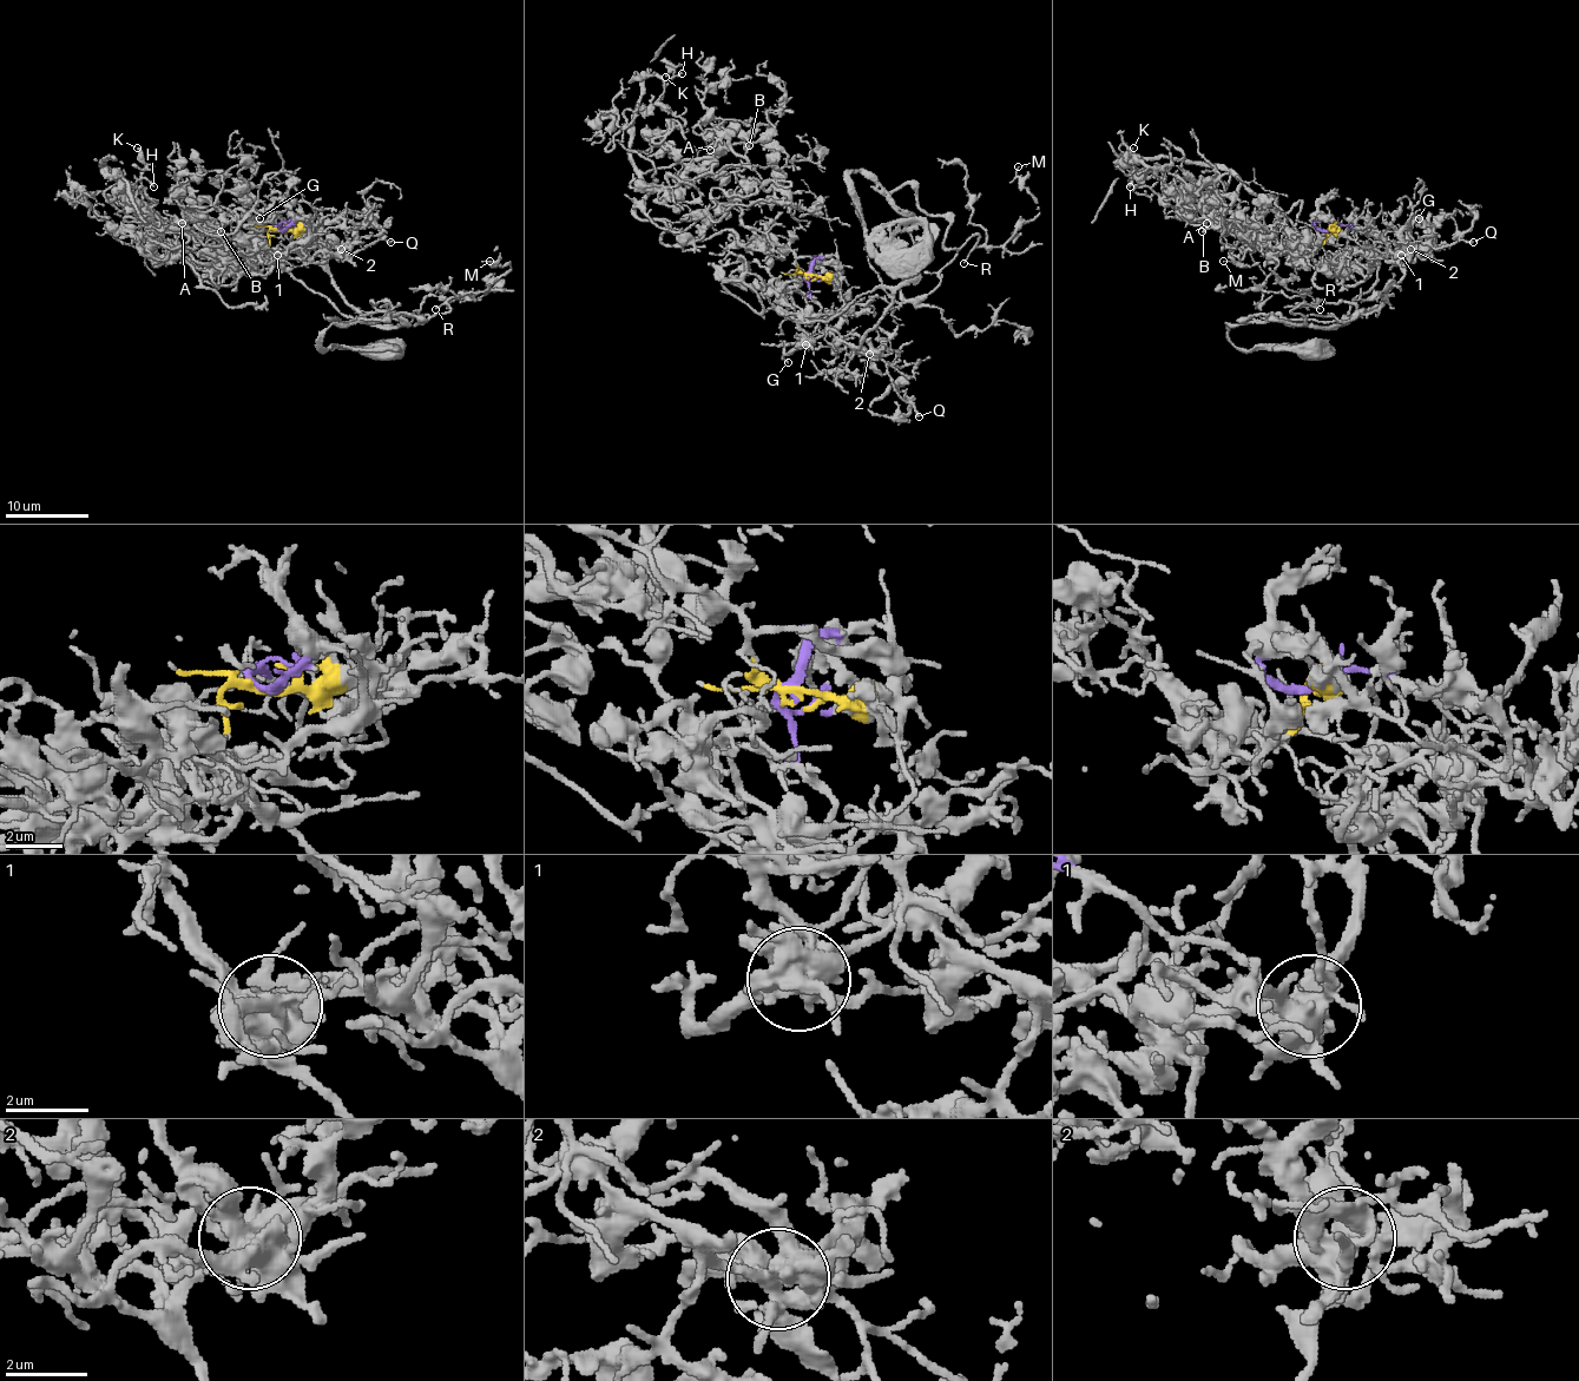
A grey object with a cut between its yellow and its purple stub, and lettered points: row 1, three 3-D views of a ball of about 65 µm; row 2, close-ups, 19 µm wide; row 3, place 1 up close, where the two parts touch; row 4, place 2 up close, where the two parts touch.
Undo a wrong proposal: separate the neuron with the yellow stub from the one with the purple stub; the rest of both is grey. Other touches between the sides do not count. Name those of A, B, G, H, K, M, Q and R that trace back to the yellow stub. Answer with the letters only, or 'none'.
A, B, H, K

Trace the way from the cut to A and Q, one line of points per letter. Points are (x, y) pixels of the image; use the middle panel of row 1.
A: (807, 274), (743, 224), (736, 205), (718, 208), (747, 192), (735, 175), (747, 162), (724, 139), (710, 149)
Q: (807, 274), (811, 298), (820, 307), (820, 329), (880, 359), (886, 365), (892, 388), (919, 416)

